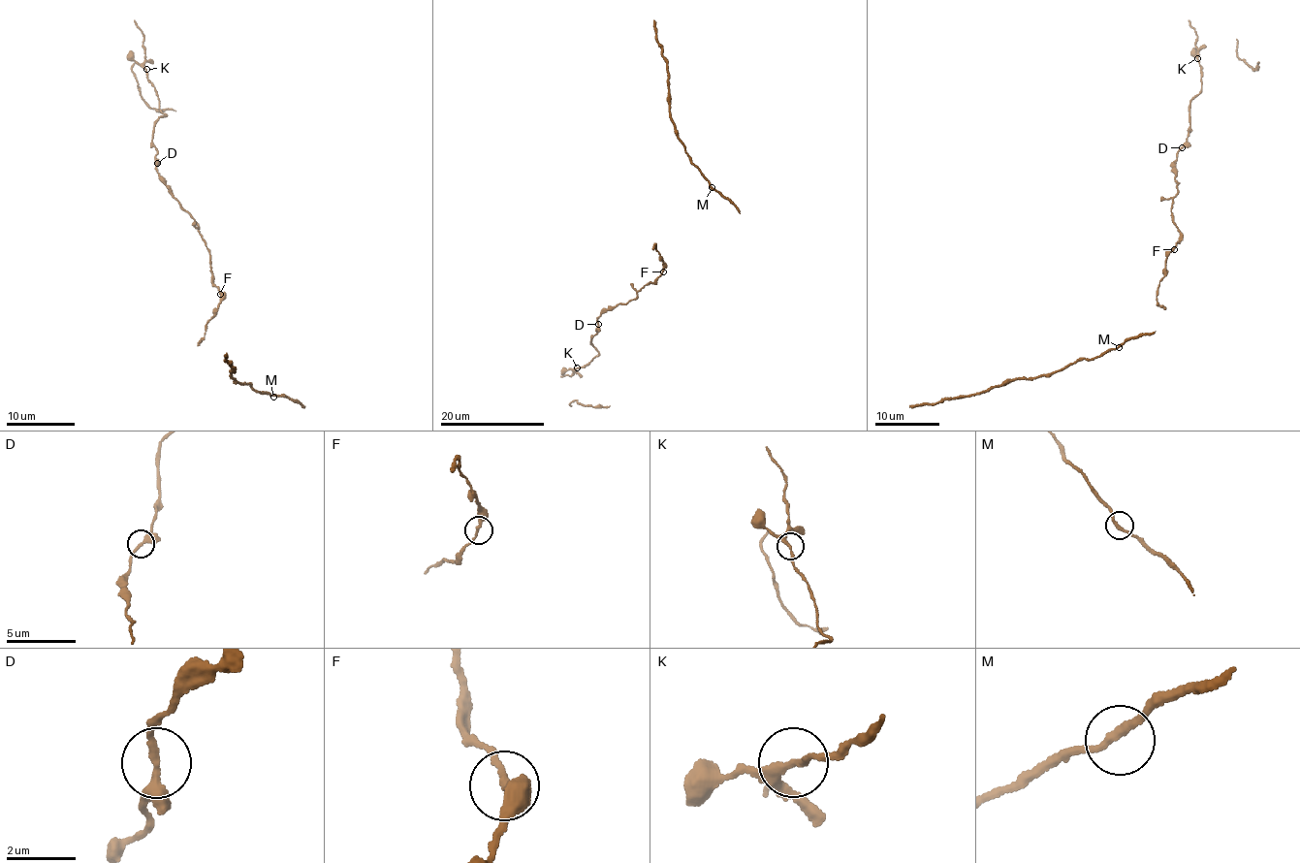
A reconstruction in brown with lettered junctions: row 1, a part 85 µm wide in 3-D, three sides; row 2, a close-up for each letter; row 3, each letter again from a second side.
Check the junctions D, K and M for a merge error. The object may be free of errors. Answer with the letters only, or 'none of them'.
none of them

